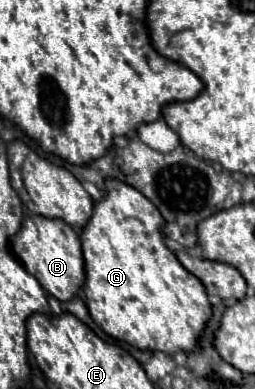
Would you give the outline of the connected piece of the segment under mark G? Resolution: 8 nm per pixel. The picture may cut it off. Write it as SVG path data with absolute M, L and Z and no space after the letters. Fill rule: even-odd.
M108 181L108 185L104 185L104 197L94 201L94 211L92 211L92 217L88 219L88 223L82 227L80 231L80 241L82 241L82 255L84 255L84 271L86 271L86 279L84 279L84 297L86 297L86 305L88 305L88 311L92 315L92 319L96 321L96 325L102 327L102 331L118 341L126 341L130 343L132 347L138 347L138 349L148 349L148 351L164 351L164 353L176 353L176 351L184 351L184 353L192 353L196 349L196 341L198 341L198 335L202 333L204 329L204 323L208 321L210 317L210 303L208 303L208 295L206 295L206 289L204 285L200 283L198 277L194 277L190 271L186 271L182 267L182 263L178 261L178 257L166 247L166 241L164 241L164 221L160 221L160 213L156 213L156 207L138 191L138 189L132 189L132 185L120 185L120 181Z

